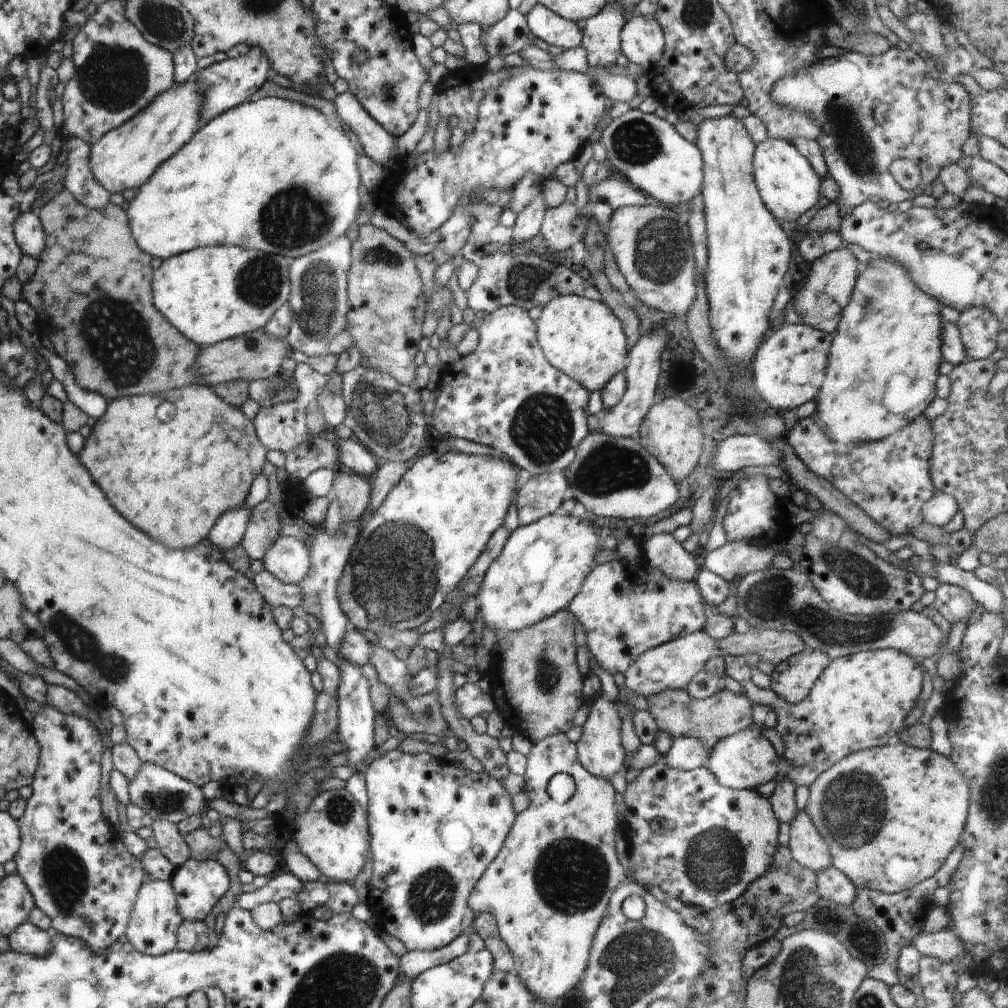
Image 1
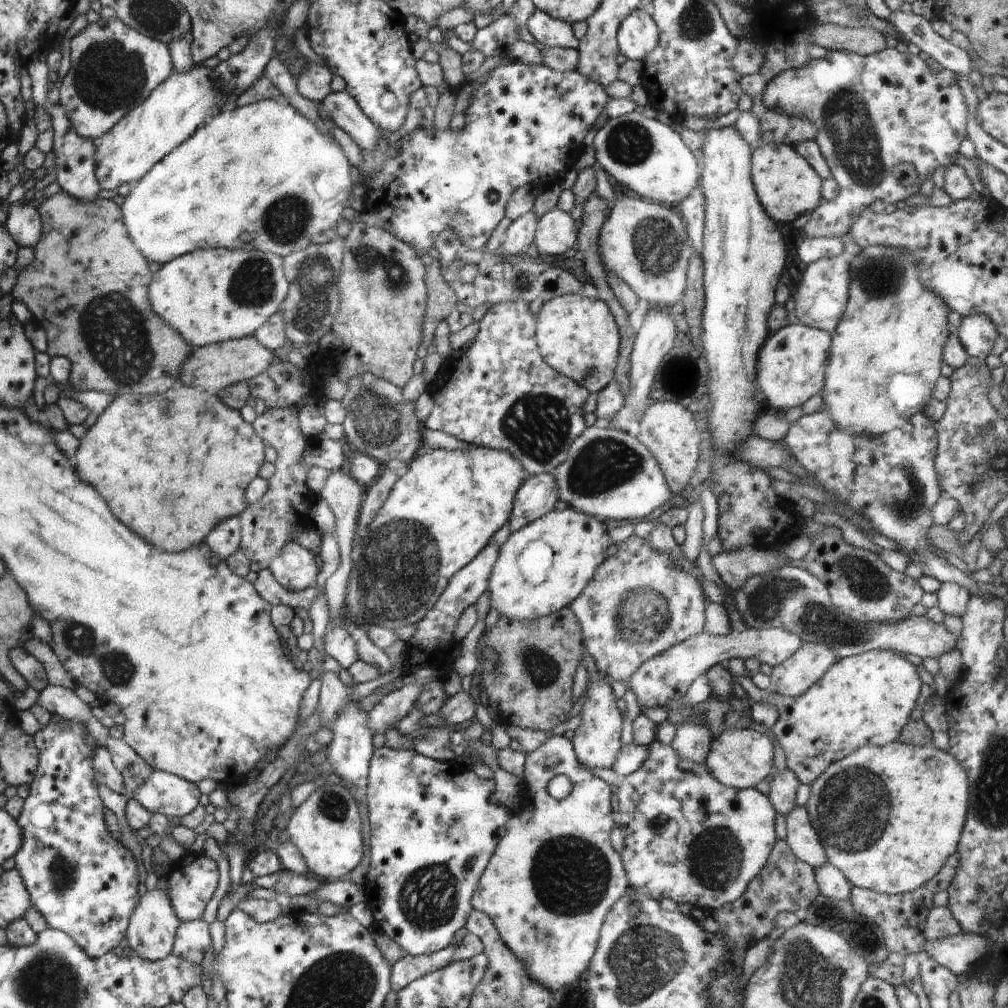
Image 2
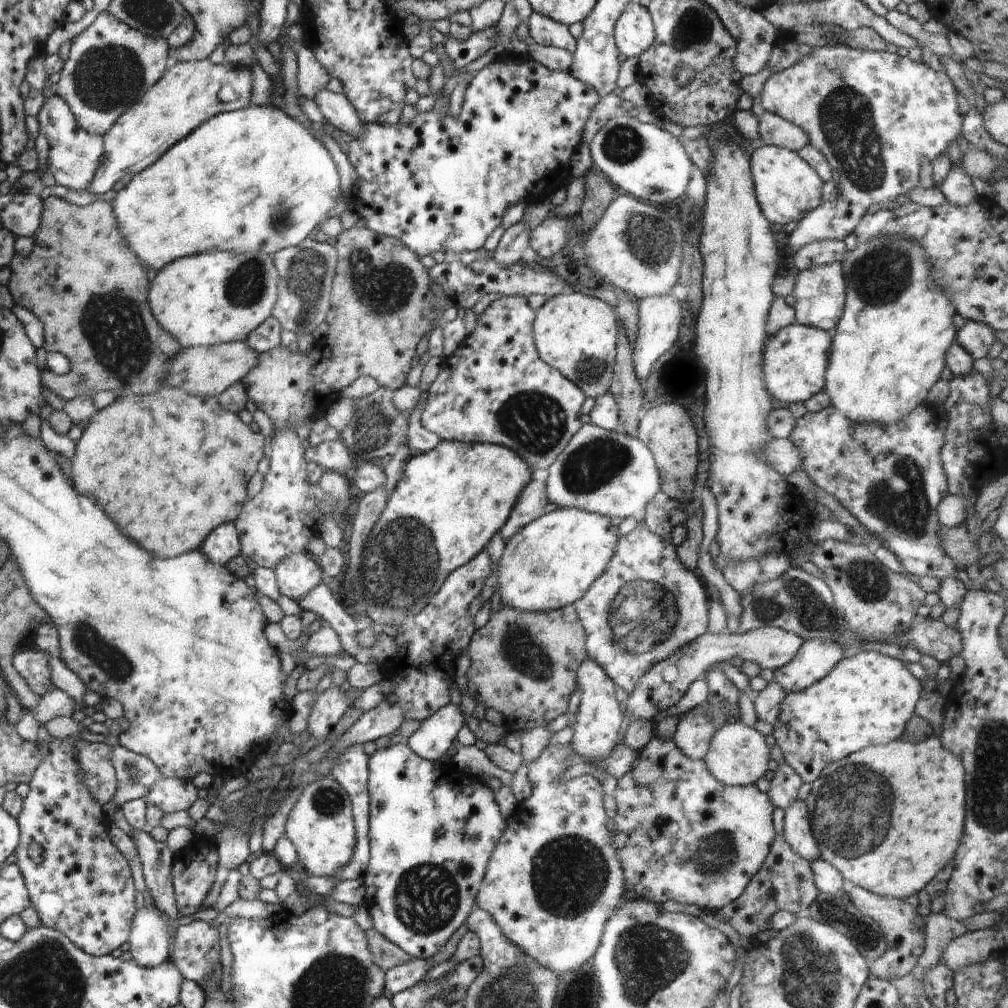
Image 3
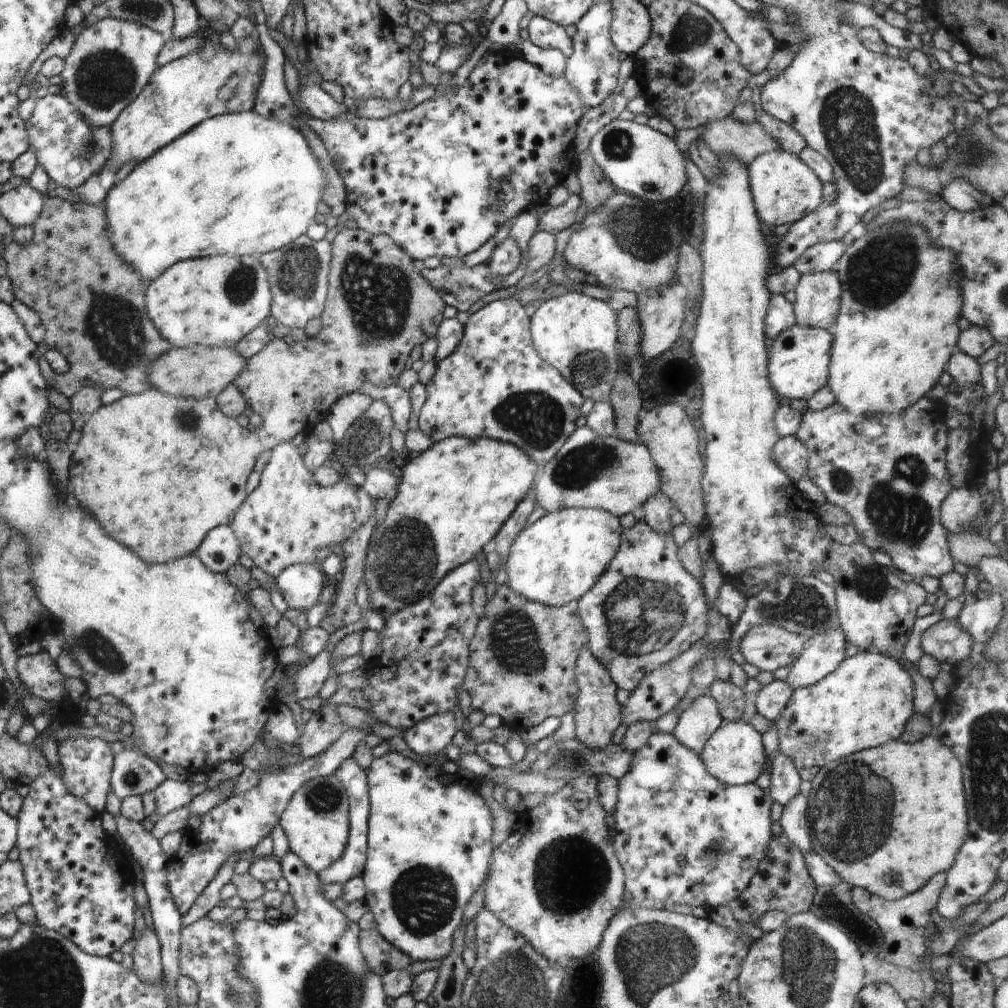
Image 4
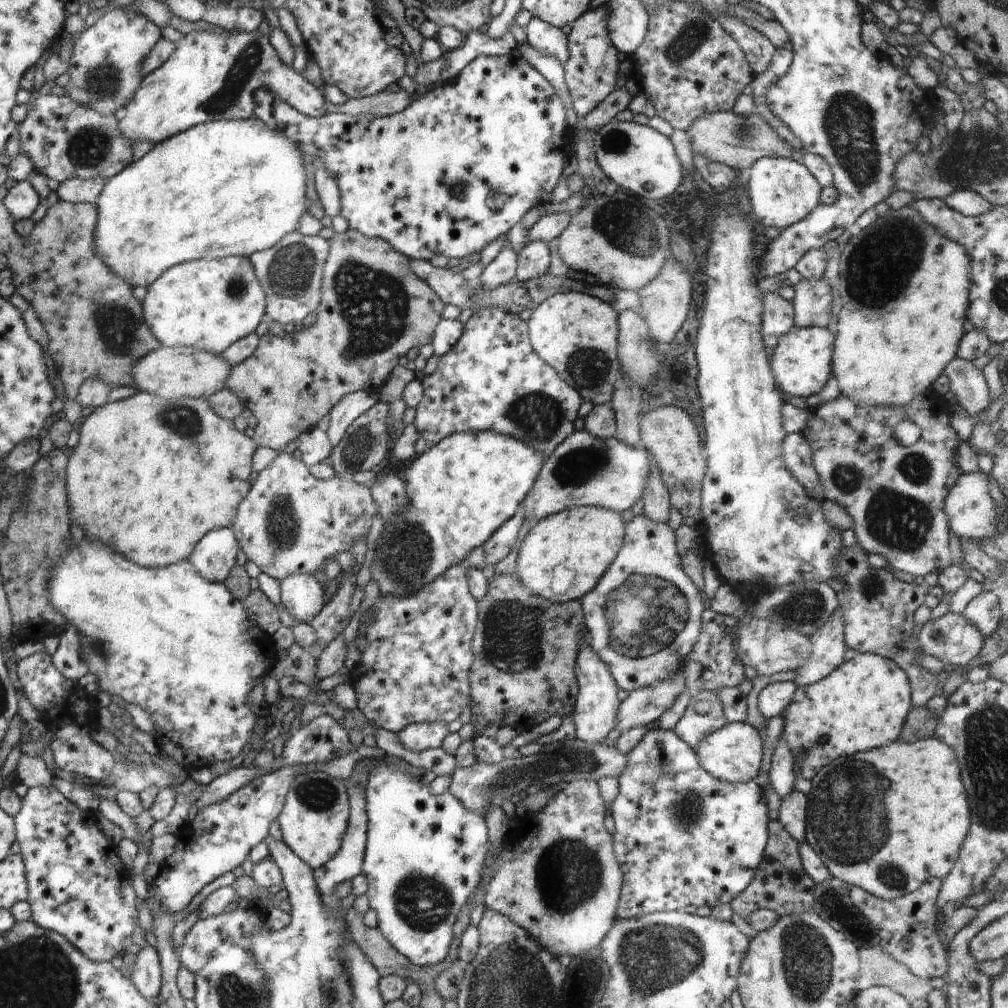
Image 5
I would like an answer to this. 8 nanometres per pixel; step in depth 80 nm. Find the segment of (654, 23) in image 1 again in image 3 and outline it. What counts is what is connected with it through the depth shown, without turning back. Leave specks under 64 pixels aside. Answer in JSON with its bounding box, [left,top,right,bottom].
[614,1,655,58]

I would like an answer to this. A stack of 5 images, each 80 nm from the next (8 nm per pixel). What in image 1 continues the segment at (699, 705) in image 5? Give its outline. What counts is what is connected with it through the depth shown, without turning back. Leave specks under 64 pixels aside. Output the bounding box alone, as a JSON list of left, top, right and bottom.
[665,735,709,771]

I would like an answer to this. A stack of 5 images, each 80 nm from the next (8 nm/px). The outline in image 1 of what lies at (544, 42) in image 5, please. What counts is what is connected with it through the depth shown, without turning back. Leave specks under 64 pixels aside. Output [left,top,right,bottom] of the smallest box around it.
[525,2,583,49]

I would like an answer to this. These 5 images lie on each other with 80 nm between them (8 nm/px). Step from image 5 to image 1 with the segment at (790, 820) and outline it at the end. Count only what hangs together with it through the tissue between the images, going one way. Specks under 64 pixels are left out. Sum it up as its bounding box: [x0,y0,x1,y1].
[787,810,832,874]

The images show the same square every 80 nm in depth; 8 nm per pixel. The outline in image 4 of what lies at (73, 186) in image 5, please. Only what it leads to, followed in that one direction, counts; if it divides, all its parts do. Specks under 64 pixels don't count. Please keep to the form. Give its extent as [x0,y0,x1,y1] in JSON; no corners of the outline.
[73,37,265,205]

